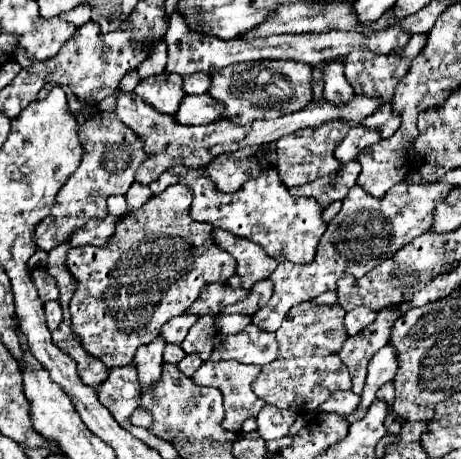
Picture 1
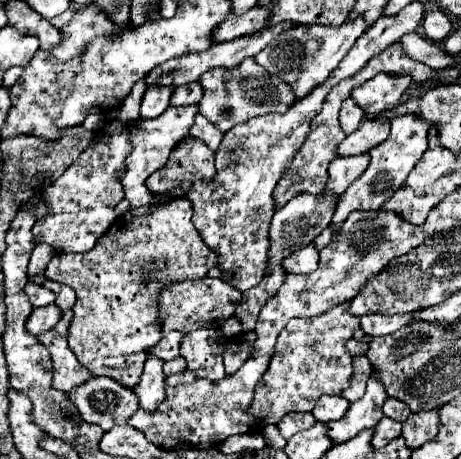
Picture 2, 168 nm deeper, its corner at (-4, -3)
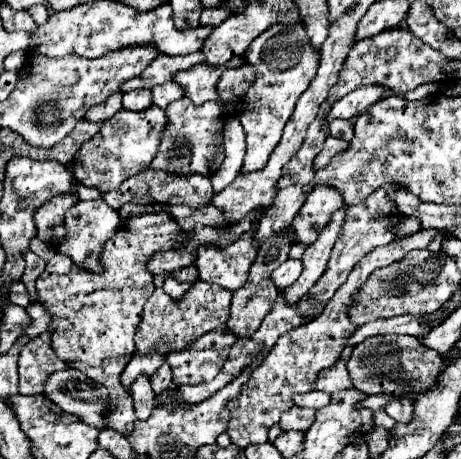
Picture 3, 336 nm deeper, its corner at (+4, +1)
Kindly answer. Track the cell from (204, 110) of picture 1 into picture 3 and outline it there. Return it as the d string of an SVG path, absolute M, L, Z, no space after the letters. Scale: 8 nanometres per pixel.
M152 104L142 112L130 112L130 110L116 112L110 120L104 122L104 128L92 140L84 142L84 146L80 148L76 156L76 160L80 158L76 170L78 182L82 182L84 186L94 186L100 192L110 192L120 188L120 184L126 178L150 168L152 156L156 154L156 148L160 146L166 128L168 128L168 116L156 104Z

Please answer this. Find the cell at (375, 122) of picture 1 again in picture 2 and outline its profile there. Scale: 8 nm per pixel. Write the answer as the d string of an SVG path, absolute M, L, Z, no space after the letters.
M368 118L356 132L346 136L338 144L338 156L356 156L360 152L368 152L376 144L384 142L390 134L390 124L380 122L378 118Z

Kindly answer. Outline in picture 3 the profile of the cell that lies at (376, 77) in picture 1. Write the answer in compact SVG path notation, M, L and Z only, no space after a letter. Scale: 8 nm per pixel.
M372 84L372 86L364 86L364 88L356 88L350 94L346 94L344 98L340 98L332 110L328 112L328 122L332 122L334 118L356 118L360 112L368 110L372 104L376 104L378 100L382 100L386 94L386 88L380 84Z

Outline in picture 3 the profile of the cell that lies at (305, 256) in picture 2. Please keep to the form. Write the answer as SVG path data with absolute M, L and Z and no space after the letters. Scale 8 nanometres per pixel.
M286 260L284 264L280 264L272 272L272 282L278 288L288 288L290 284L294 284L298 280L300 272L302 272L302 262L300 260Z

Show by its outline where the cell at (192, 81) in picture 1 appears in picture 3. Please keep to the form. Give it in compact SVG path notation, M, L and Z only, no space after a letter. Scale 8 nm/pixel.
M172 82L172 84L160 84L160 86L152 88L152 102L156 106L160 106L162 110L166 110L172 102L180 100L182 96L184 96L182 86L176 84L176 82Z

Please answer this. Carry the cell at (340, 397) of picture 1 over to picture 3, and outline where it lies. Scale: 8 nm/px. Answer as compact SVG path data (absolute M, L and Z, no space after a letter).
M308 392L308 396L296 396L296 404L302 408L324 408L330 404L330 396L324 392Z

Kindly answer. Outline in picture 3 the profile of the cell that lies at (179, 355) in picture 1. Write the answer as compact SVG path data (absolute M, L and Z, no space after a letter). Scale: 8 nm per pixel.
M164 362L164 364L152 374L150 382L152 382L152 390L154 390L156 394L164 392L164 390L170 388L170 384L172 384L172 368Z

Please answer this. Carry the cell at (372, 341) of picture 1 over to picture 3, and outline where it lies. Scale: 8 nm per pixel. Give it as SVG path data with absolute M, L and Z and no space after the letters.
M340 358L340 364L336 364L336 368L328 368L328 372L320 374L320 380L316 380L316 390L322 390L326 394L334 394L340 390L348 390L352 388L352 378L348 374L344 358Z

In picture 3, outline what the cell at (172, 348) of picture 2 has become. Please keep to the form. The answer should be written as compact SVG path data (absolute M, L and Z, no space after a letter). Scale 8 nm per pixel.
M152 350L148 354L134 354L132 360L128 362L126 370L122 372L122 384L126 388L130 388L132 380L136 380L138 374L146 374L146 376L152 376L152 372L156 372L156 368L160 368L160 364L166 360L164 354Z

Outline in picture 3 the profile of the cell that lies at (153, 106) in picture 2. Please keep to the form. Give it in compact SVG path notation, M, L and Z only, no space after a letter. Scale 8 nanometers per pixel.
M132 90L132 92L126 92L122 104L124 104L126 110L140 112L142 108L152 106L152 92L150 90Z

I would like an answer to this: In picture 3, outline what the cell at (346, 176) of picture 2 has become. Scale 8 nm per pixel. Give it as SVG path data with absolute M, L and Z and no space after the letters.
M326 184L316 186L308 194L308 200L304 202L304 206L300 208L300 212L292 222L296 230L296 242L312 244L320 234L320 230L324 228L324 224L328 224L330 214L336 208L340 208L342 202L344 200L336 188L330 188Z

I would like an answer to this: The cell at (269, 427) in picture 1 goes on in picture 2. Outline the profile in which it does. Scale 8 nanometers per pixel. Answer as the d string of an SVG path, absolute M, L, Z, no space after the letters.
M290 412L288 416L282 418L282 422L278 424L282 436L288 440L292 438L296 432L312 428L316 424L316 418L312 416L312 412Z

